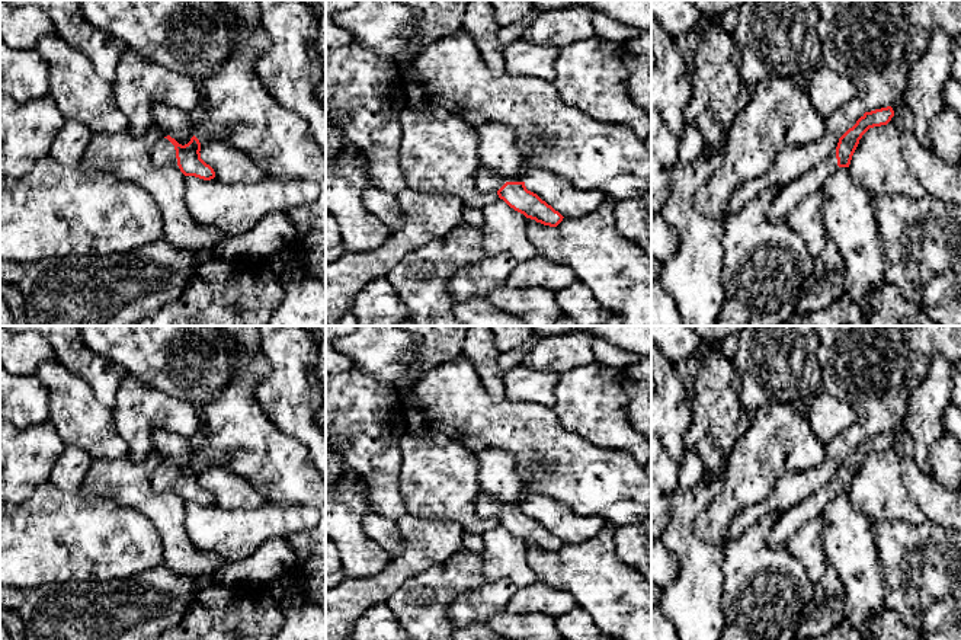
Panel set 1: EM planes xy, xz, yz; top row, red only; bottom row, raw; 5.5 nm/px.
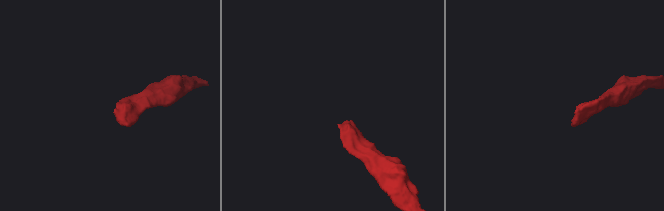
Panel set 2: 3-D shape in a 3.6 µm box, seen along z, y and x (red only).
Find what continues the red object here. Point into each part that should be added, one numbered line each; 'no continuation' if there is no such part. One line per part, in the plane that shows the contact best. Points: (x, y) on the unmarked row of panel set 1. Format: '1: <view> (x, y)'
1: xy (165, 480)

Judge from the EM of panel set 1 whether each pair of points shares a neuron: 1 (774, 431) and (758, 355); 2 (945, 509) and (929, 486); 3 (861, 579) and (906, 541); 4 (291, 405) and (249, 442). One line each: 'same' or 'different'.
1: different
2: same
3: different
4: different

